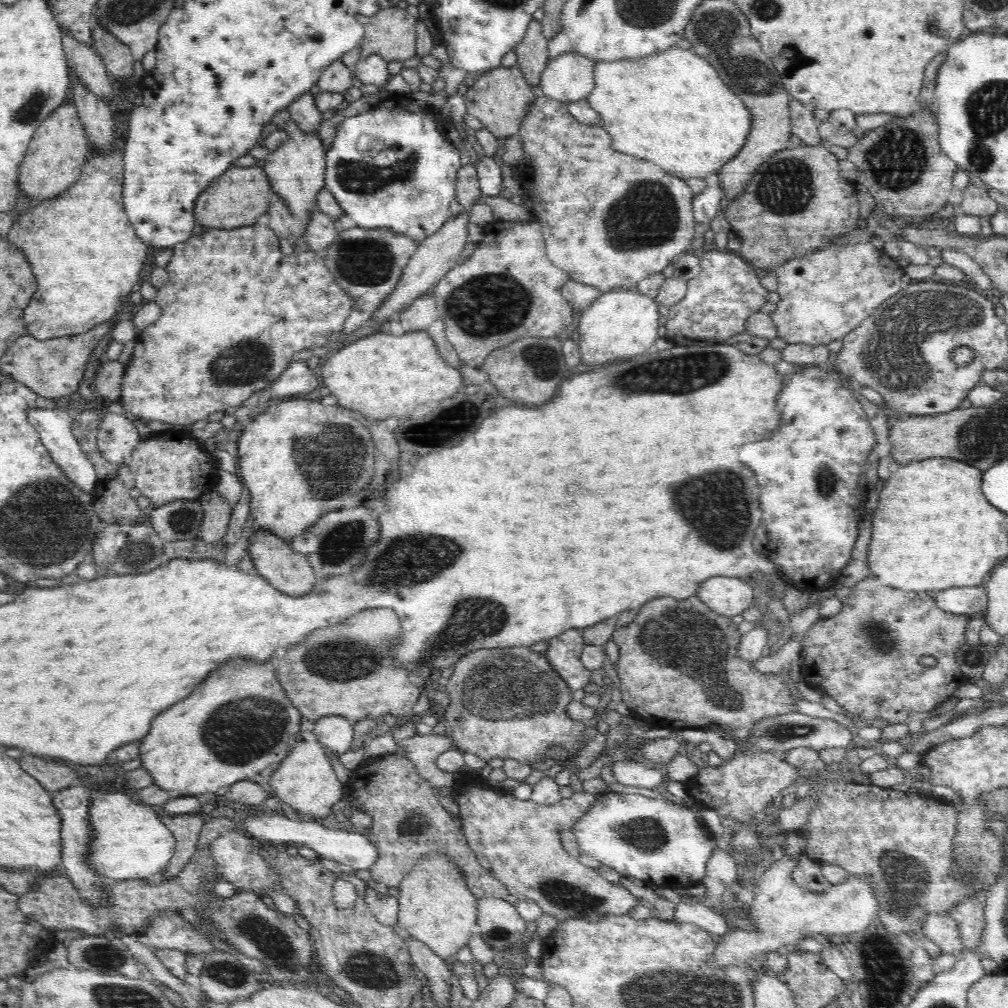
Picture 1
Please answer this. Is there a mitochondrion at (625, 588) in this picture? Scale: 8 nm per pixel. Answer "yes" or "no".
no

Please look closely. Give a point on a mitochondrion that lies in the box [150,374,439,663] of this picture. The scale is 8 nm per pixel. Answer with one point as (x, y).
(331, 457)

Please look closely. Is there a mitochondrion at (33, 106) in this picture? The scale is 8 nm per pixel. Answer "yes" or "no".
yes

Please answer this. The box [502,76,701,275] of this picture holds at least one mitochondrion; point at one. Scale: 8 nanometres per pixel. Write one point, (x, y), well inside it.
(647, 215)

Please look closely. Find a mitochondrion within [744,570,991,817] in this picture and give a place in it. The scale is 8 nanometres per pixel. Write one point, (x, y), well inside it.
(875, 637)

